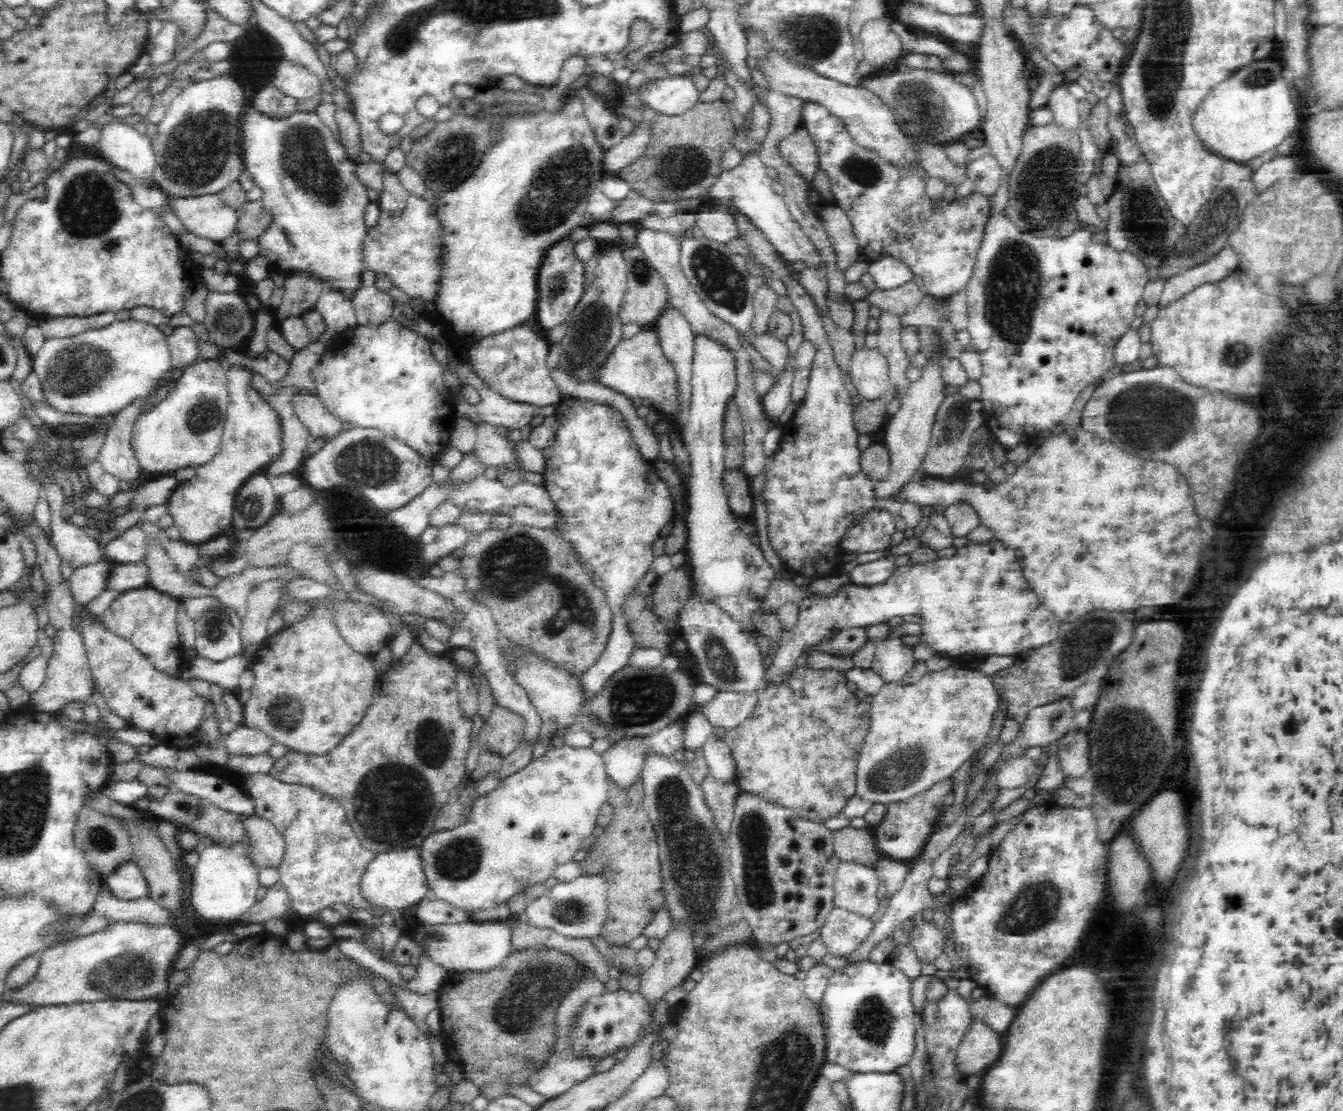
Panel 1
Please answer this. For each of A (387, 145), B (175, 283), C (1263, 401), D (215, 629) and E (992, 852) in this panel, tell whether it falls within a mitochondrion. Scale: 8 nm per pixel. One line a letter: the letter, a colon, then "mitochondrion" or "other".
A: other
B: other
C: other
D: mitochondrion
E: other

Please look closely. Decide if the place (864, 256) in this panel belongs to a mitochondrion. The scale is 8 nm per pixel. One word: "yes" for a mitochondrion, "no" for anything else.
no

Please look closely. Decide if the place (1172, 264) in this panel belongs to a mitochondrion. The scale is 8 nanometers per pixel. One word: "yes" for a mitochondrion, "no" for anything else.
no

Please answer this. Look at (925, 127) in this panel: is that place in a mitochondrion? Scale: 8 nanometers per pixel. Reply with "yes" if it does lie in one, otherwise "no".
yes

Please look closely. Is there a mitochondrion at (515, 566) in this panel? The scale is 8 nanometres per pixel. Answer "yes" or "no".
yes

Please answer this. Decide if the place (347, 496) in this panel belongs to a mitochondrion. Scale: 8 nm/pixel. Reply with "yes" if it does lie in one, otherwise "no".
yes

